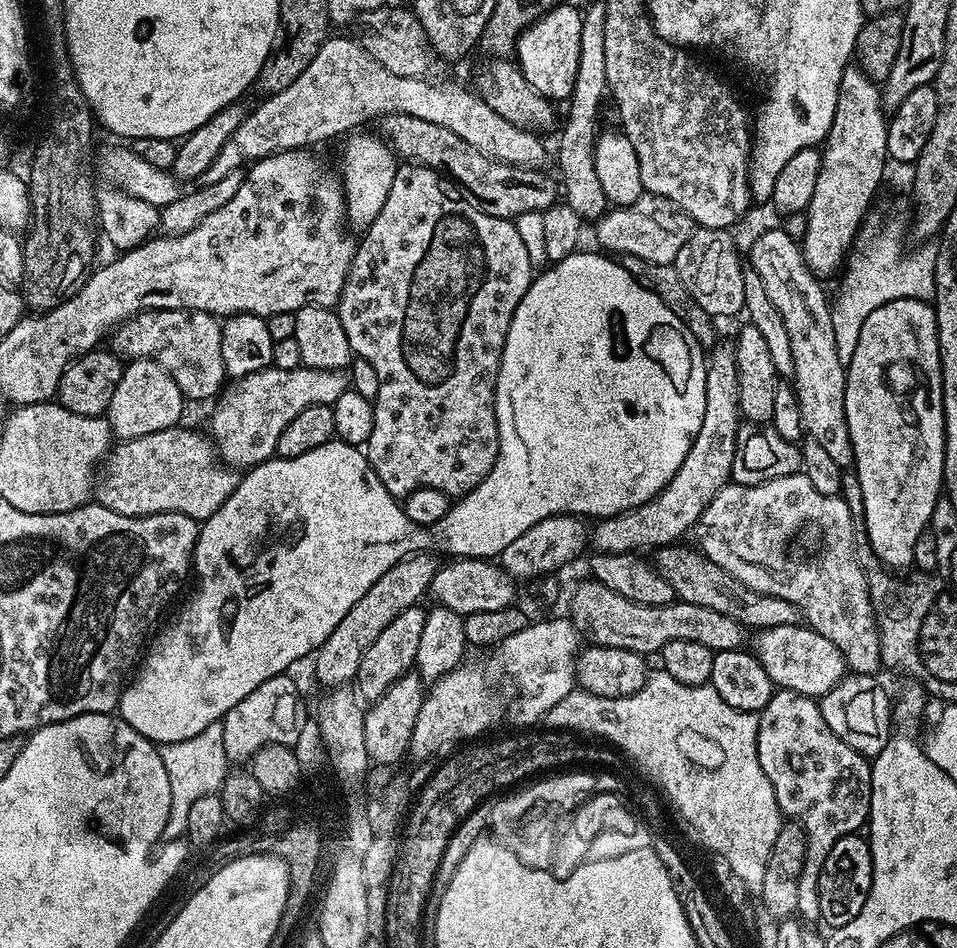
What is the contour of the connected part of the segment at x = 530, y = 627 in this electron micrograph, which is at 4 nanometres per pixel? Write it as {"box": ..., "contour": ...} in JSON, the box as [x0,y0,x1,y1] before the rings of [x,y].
{"box":[498,619,582,726],"contour":[[[571,619],[540,620],[529,622],[518,634],[510,634],[498,645],[500,664],[504,672],[512,676],[520,687],[520,720],[524,726],[532,726],[535,720],[543,721],[548,712],[566,694],[577,687],[576,658],[582,651],[582,637],[572,625]]]}

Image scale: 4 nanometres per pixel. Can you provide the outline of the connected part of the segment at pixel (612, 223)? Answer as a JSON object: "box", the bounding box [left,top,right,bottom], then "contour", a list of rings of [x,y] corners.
{"box":[595,194,694,265],"contour":[[[645,194],[625,208],[613,207],[595,221],[596,240],[599,247],[608,254],[619,254],[621,257],[633,255],[648,263],[664,263],[675,265],[678,250],[686,246],[690,234],[694,231],[691,218],[681,208],[674,206],[661,196]]]}

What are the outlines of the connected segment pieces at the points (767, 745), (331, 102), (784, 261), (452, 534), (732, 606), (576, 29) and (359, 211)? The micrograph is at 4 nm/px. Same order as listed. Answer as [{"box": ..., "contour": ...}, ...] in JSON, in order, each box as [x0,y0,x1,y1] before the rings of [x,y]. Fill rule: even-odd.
[{"box":[758,688,872,922],"contour":[[[781,688],[773,691],[770,702],[758,715],[758,762],[766,778],[770,778],[770,786],[774,786],[774,798],[778,798],[781,813],[798,825],[806,838],[796,912],[805,921],[816,922],[820,920],[816,887],[822,866],[826,866],[826,858],[834,850],[834,842],[865,827],[870,810],[872,766],[826,726],[826,718],[822,718],[820,705],[813,697]]]},{"box":[203,36,544,183],"contour":[[[335,36],[324,41],[318,54],[314,54],[310,66],[306,66],[306,70],[302,70],[302,74],[298,74],[298,78],[294,78],[294,82],[290,82],[286,90],[261,99],[261,104],[249,111],[242,126],[238,126],[238,130],[234,130],[234,134],[226,138],[226,146],[218,150],[214,162],[206,166],[203,183],[218,182],[221,178],[226,178],[226,174],[241,171],[245,166],[257,160],[265,160],[276,152],[289,152],[291,148],[304,150],[312,146],[308,144],[316,144],[319,140],[328,140],[331,136],[343,137],[353,131],[352,120],[368,120],[374,116],[383,118],[389,114],[413,116],[426,122],[434,122],[438,126],[446,126],[446,130],[458,134],[458,138],[470,142],[470,146],[474,146],[491,160],[506,162],[519,168],[540,168],[543,165],[544,144],[540,141],[543,139],[537,133],[514,126],[514,122],[506,122],[506,118],[490,110],[490,106],[486,106],[486,102],[473,89],[471,92],[470,89],[463,88],[460,84],[451,84],[448,80],[390,74],[390,70],[379,64],[355,39],[347,40],[344,36]]]},{"box":[750,227,852,466],"contour":[[[783,227],[768,228],[752,244],[752,260],[750,267],[762,278],[762,286],[766,286],[766,294],[770,294],[770,302],[782,314],[782,322],[786,322],[786,334],[790,334],[790,350],[794,350],[794,374],[791,379],[796,383],[794,395],[800,407],[800,423],[803,431],[814,442],[819,442],[841,466],[852,464],[852,443],[850,430],[846,426],[846,366],[838,358],[838,345],[834,343],[834,322],[829,297],[824,297],[821,281],[810,271],[804,261],[804,254],[797,237],[784,231]]]},{"box":[118,250,706,744],"contour":[[[577,250],[566,258],[555,261],[545,267],[533,279],[532,285],[522,294],[522,302],[518,302],[518,310],[514,310],[514,318],[510,322],[510,330],[506,334],[506,342],[500,359],[498,382],[496,383],[496,421],[498,422],[498,458],[486,474],[486,478],[477,488],[464,493],[449,507],[447,514],[431,527],[410,522],[406,518],[401,501],[382,486],[378,474],[374,474],[368,457],[357,445],[347,444],[345,440],[333,438],[322,446],[314,446],[306,454],[298,454],[298,458],[285,460],[273,458],[247,469],[240,476],[240,484],[226,498],[226,502],[209,520],[200,524],[200,533],[196,549],[192,555],[194,580],[196,576],[196,593],[188,600],[188,605],[180,612],[180,617],[157,638],[152,649],[143,657],[138,671],[127,681],[126,687],[120,693],[118,701],[118,716],[138,734],[142,734],[153,744],[173,744],[186,742],[186,738],[194,738],[194,734],[202,734],[206,726],[219,724],[224,716],[250,690],[258,690],[262,682],[275,676],[285,675],[291,664],[299,662],[303,656],[311,657],[317,648],[334,634],[334,626],[346,618],[346,613],[353,608],[354,602],[390,570],[384,564],[384,556],[368,556],[368,548],[376,548],[376,540],[384,540],[384,532],[400,532],[400,540],[408,540],[408,532],[420,532],[424,528],[424,540],[420,540],[420,552],[445,552],[448,558],[496,558],[514,538],[522,538],[530,526],[542,522],[551,516],[567,514],[581,518],[596,516],[621,516],[631,508],[642,506],[650,502],[674,478],[678,466],[686,458],[692,445],[692,438],[702,430],[702,414],[706,414],[706,352],[694,338],[694,334],[687,328],[681,318],[678,318],[662,298],[642,286],[625,270],[619,259],[608,254],[584,252]],[[320,492],[328,492],[328,500],[320,500]],[[384,516],[400,516],[400,524],[384,524]]]},{"box":[654,546,797,630],"contour":[[[669,546],[659,549],[655,553],[654,564],[660,569],[662,578],[670,582],[670,586],[683,603],[706,606],[706,610],[718,610],[718,614],[726,614],[726,618],[734,618],[748,630],[759,630],[770,626],[790,626],[797,623],[796,608],[784,598],[750,590],[750,586],[738,582],[738,578],[722,570],[722,566],[710,562],[703,552],[695,547],[692,547],[693,549],[680,547]]]},{"box":[514,2,582,102],"contour":[[[561,2],[557,8],[551,8],[542,18],[538,18],[525,32],[516,39],[514,59],[520,66],[520,72],[534,86],[538,94],[545,96],[549,102],[567,101],[574,90],[574,82],[578,78],[578,50],[582,43],[582,12],[578,7]]]},{"box":[340,132,398,230],"contour":[[[368,132],[362,133],[361,136],[356,135],[349,135],[343,141],[344,168],[340,170],[340,177],[344,189],[347,221],[351,227],[356,226],[358,230],[363,230],[372,224],[378,216],[378,211],[382,210],[396,177],[398,160],[391,147],[379,135],[371,136]]]}]

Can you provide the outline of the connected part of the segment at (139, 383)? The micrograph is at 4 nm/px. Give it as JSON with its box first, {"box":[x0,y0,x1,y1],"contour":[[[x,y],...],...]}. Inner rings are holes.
{"box":[106,360,186,441],"contour":[[[134,360],[124,364],[124,373],[118,382],[118,390],[114,390],[114,398],[110,398],[106,419],[113,437],[121,441],[133,440],[154,434],[154,430],[177,427],[181,423],[184,404],[186,398],[182,390],[178,390],[178,382],[174,382],[162,365],[153,360]]]}

